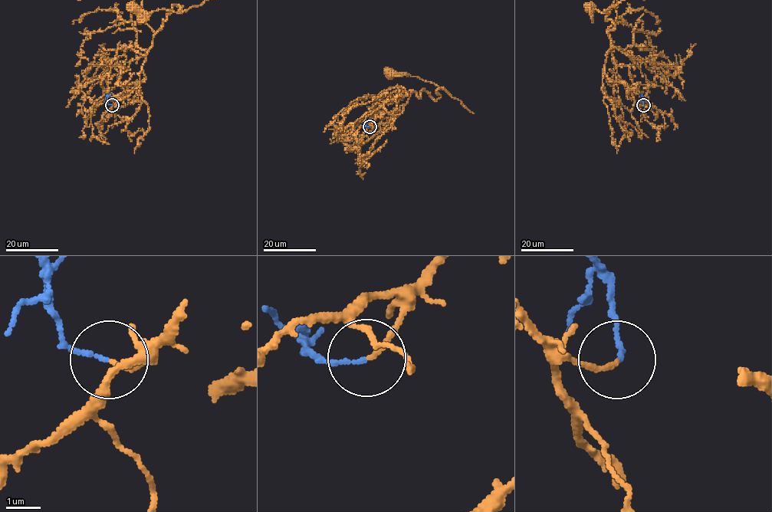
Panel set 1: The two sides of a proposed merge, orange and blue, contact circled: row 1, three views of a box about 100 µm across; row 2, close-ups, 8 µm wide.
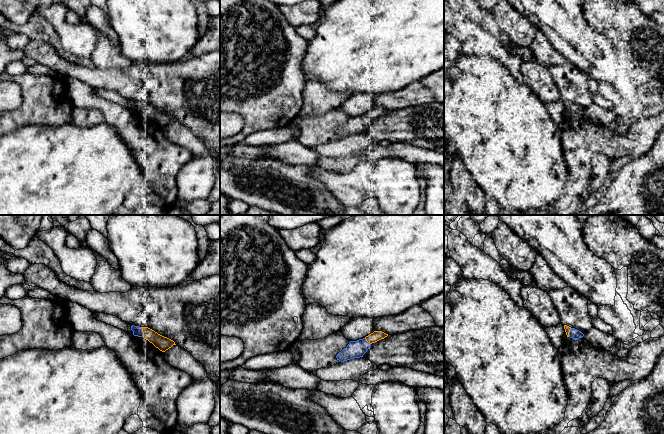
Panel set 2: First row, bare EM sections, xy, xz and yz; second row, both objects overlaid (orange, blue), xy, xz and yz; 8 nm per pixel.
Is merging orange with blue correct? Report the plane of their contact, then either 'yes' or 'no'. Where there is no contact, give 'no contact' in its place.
xy | yes

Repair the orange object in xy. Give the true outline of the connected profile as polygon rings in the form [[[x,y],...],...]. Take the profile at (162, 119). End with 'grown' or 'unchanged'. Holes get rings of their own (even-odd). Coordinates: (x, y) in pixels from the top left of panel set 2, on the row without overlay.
[[[132,101],[131,106],[133,107],[134,112],[143,113],[162,128],[165,128],[173,121],[176,121],[173,116],[158,110],[148,103],[139,103]]] | grown

